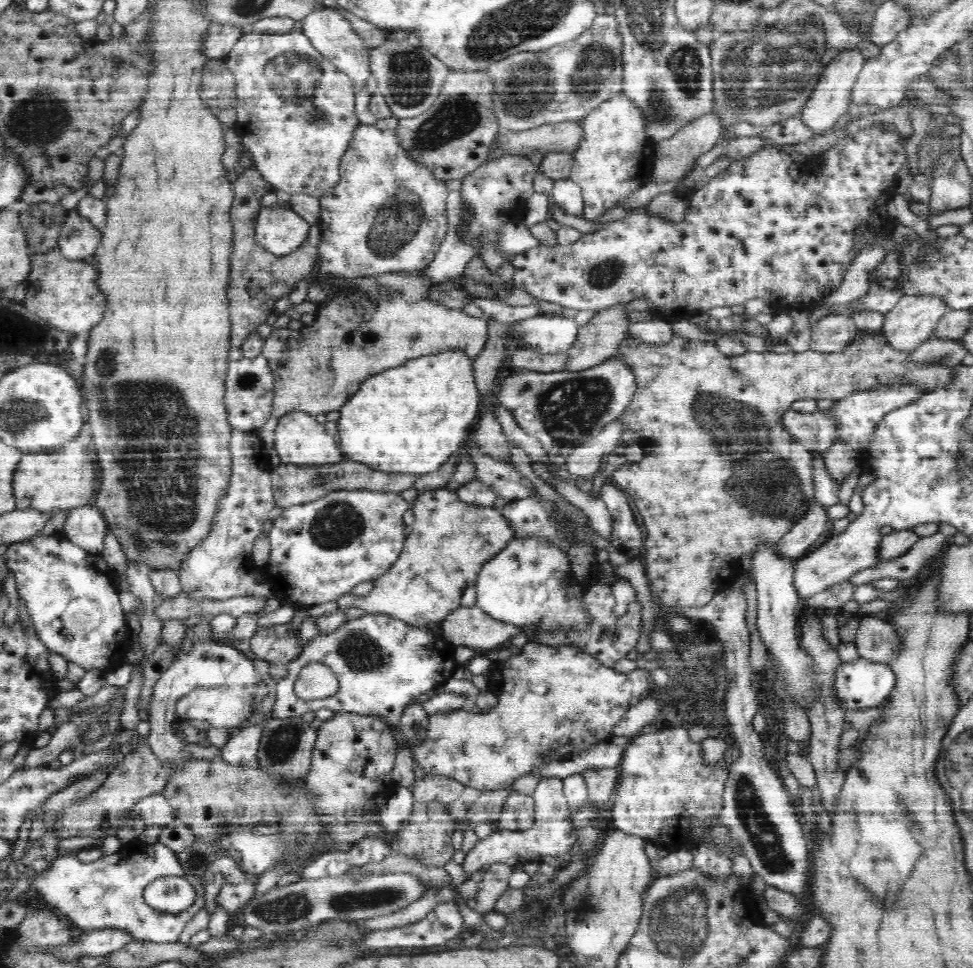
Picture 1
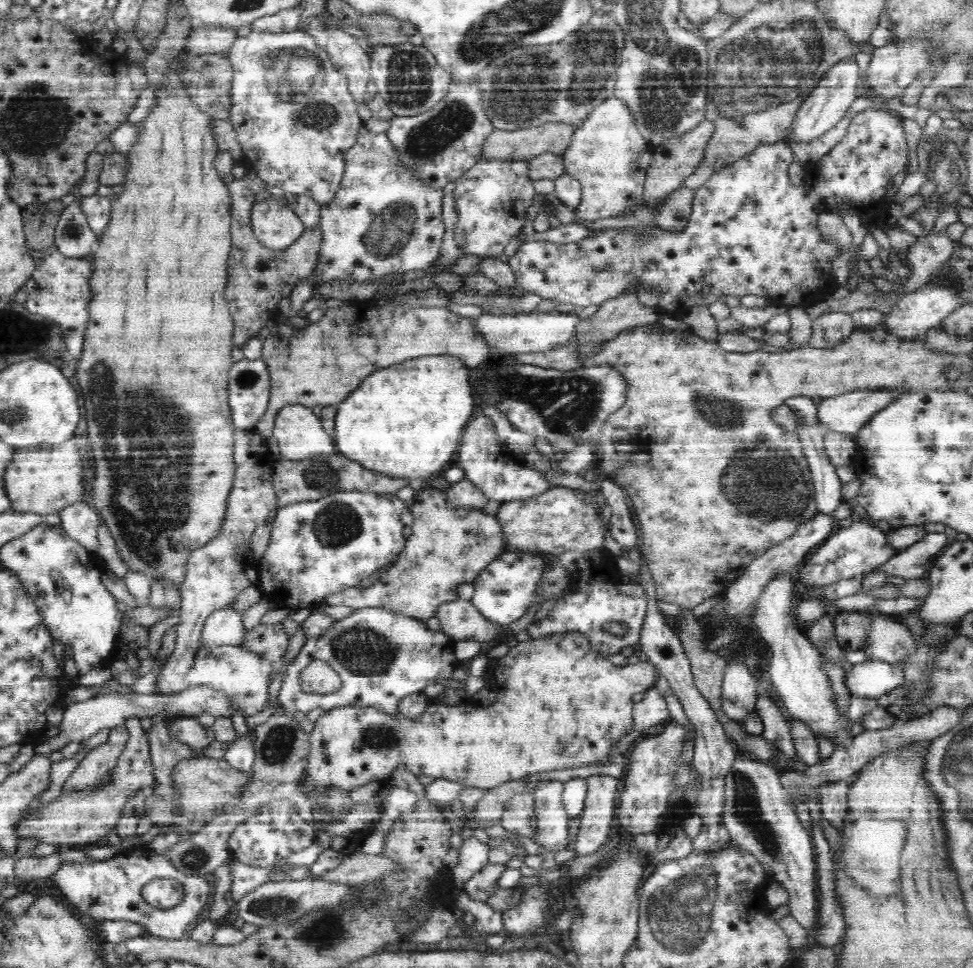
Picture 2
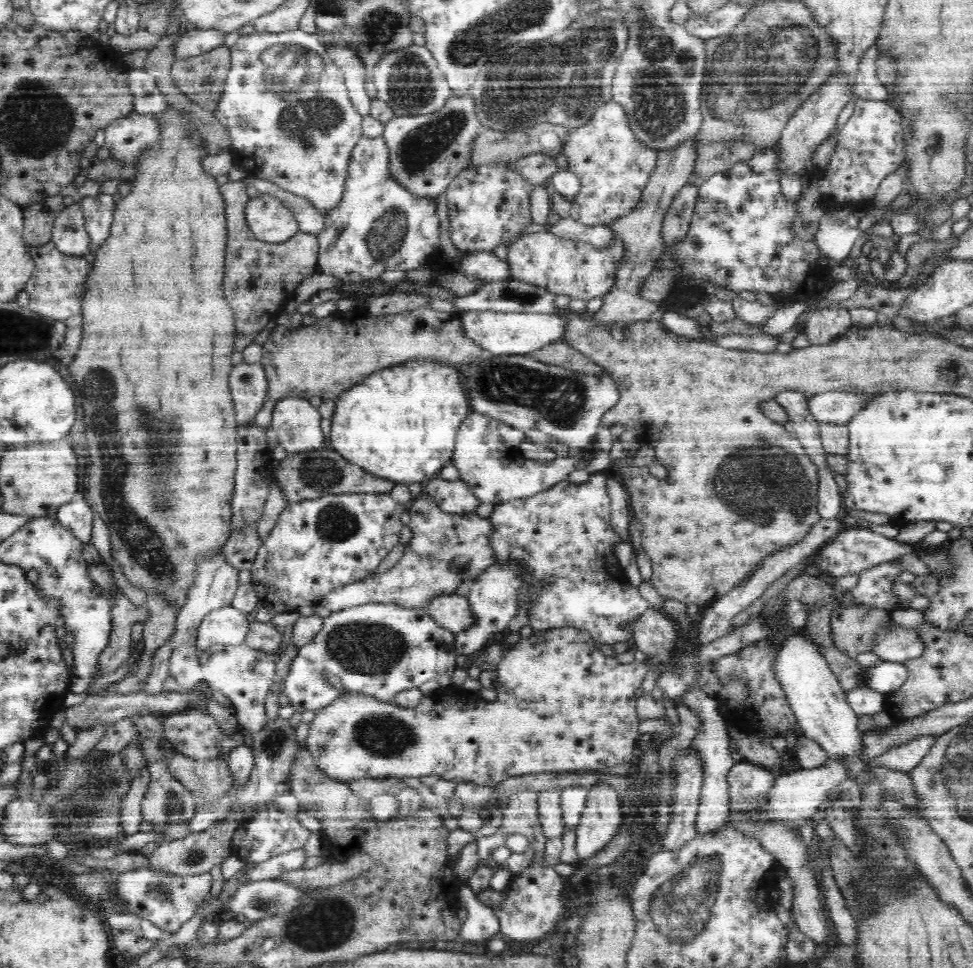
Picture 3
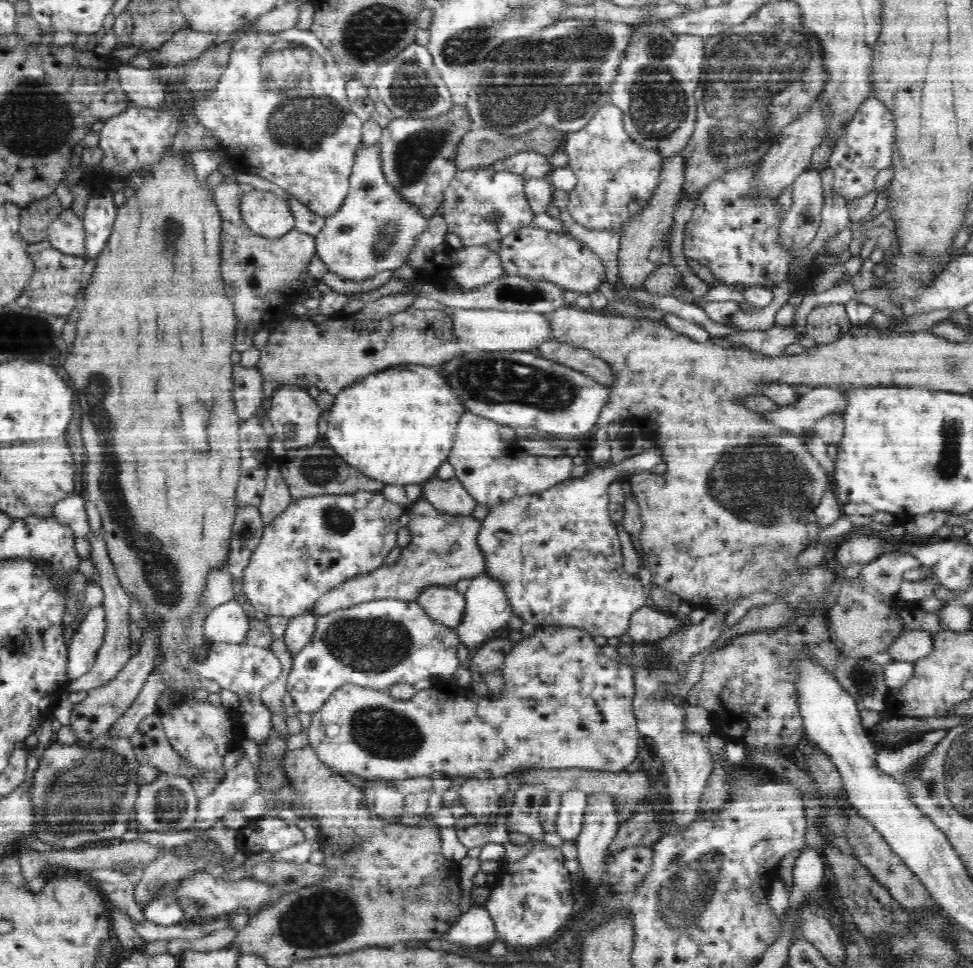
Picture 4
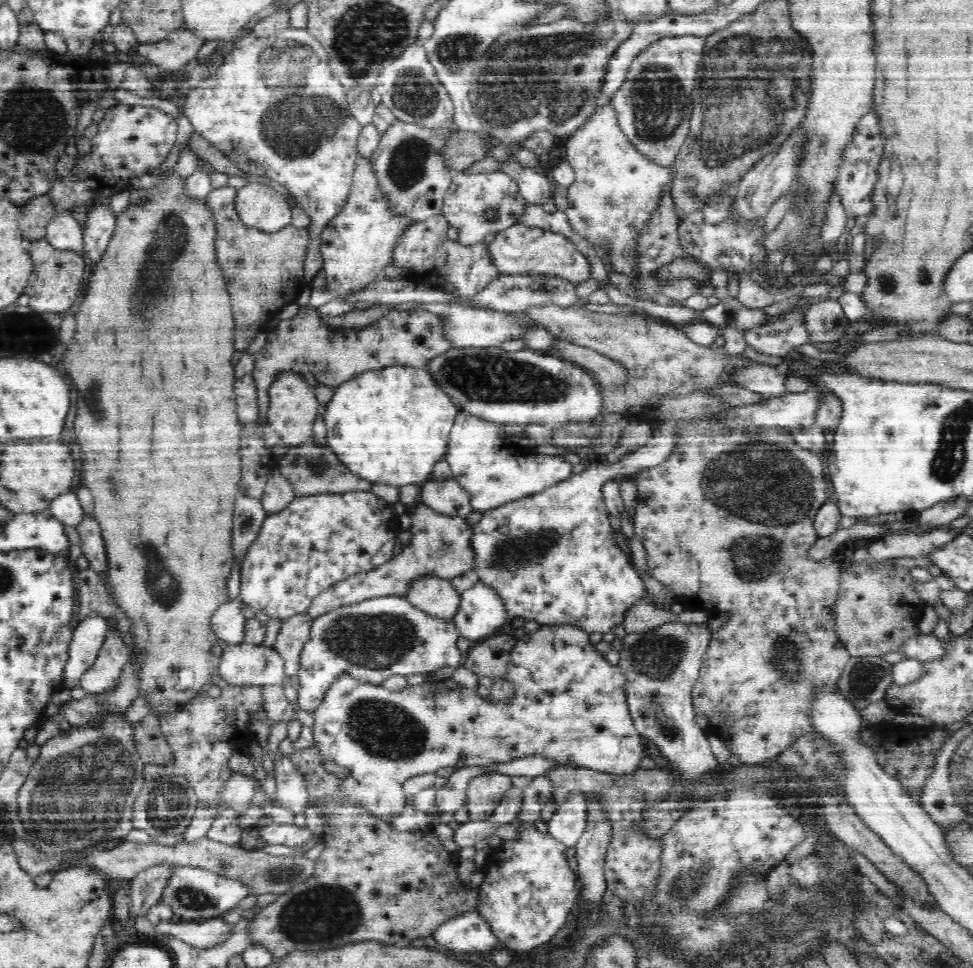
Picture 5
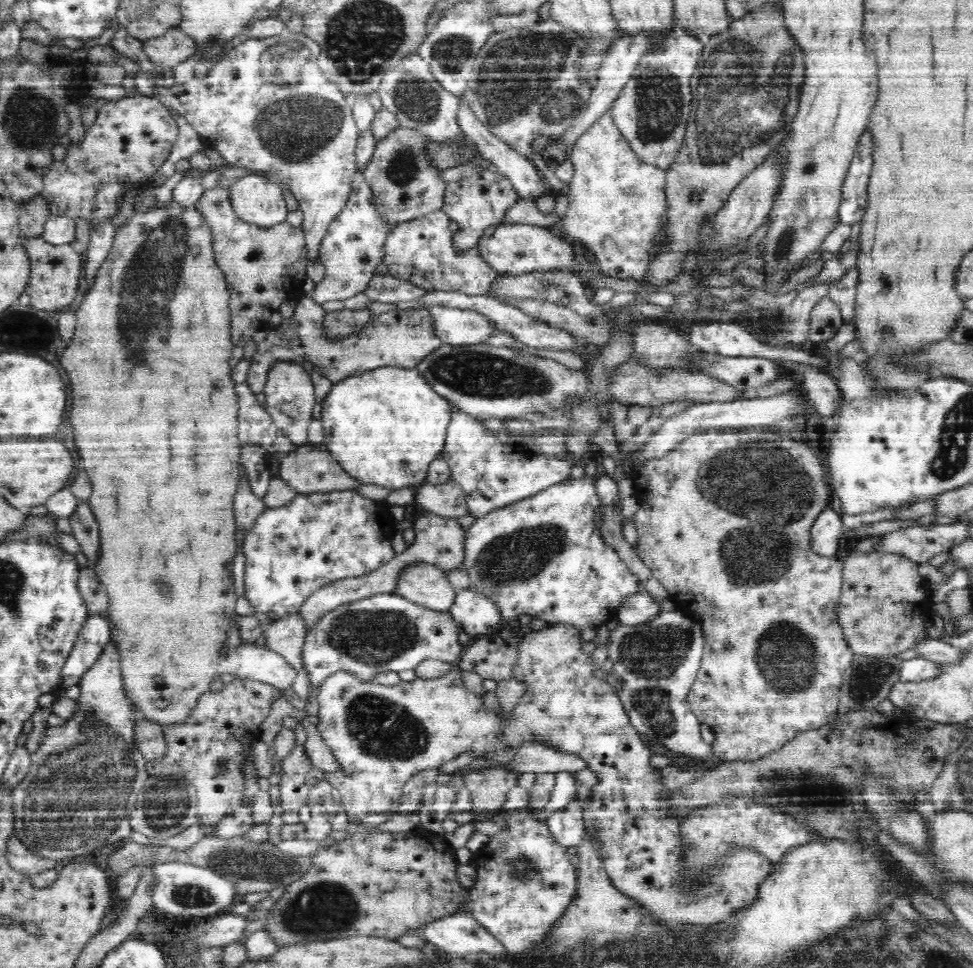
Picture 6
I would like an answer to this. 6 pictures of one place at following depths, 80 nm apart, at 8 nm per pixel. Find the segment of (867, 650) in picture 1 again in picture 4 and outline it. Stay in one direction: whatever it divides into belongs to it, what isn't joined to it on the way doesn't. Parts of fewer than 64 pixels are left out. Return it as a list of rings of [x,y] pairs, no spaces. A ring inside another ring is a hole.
[[[904,630],[886,650],[896,661],[913,662],[926,658],[932,651],[932,638],[930,631]]]

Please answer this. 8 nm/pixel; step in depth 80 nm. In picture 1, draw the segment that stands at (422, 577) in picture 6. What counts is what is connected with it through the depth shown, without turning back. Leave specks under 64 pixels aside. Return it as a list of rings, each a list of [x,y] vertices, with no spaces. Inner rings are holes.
[[[475,605],[459,607],[444,622],[440,622],[441,637],[452,646],[470,646],[476,650],[500,648],[519,628],[510,623],[493,619],[480,611]]]

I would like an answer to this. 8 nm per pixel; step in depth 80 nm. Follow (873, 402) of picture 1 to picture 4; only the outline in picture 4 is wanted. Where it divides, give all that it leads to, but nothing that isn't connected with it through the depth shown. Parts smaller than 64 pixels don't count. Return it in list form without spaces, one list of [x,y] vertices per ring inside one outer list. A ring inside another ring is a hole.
[[[830,387],[811,388],[791,405],[777,405],[777,409],[759,413],[783,433],[801,435],[814,427],[822,416],[833,412],[843,414],[847,402],[840,389]]]

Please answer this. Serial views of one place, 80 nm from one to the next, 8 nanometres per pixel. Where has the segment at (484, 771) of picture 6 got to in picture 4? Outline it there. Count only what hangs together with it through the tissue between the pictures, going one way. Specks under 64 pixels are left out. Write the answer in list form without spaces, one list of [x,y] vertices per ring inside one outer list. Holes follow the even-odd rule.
[[[508,777],[467,779],[464,784],[460,784],[458,796],[468,814],[472,814],[472,816],[488,816],[488,814],[491,814],[494,817],[496,810],[498,810],[498,802],[502,800],[502,794],[508,791],[509,788]]]

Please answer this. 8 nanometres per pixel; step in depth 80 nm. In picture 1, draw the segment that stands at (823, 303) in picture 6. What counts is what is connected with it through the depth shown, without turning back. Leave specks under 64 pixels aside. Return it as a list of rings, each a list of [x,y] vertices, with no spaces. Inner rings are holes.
[[[833,313],[811,327],[810,348],[820,353],[840,352],[860,332],[850,317]]]

